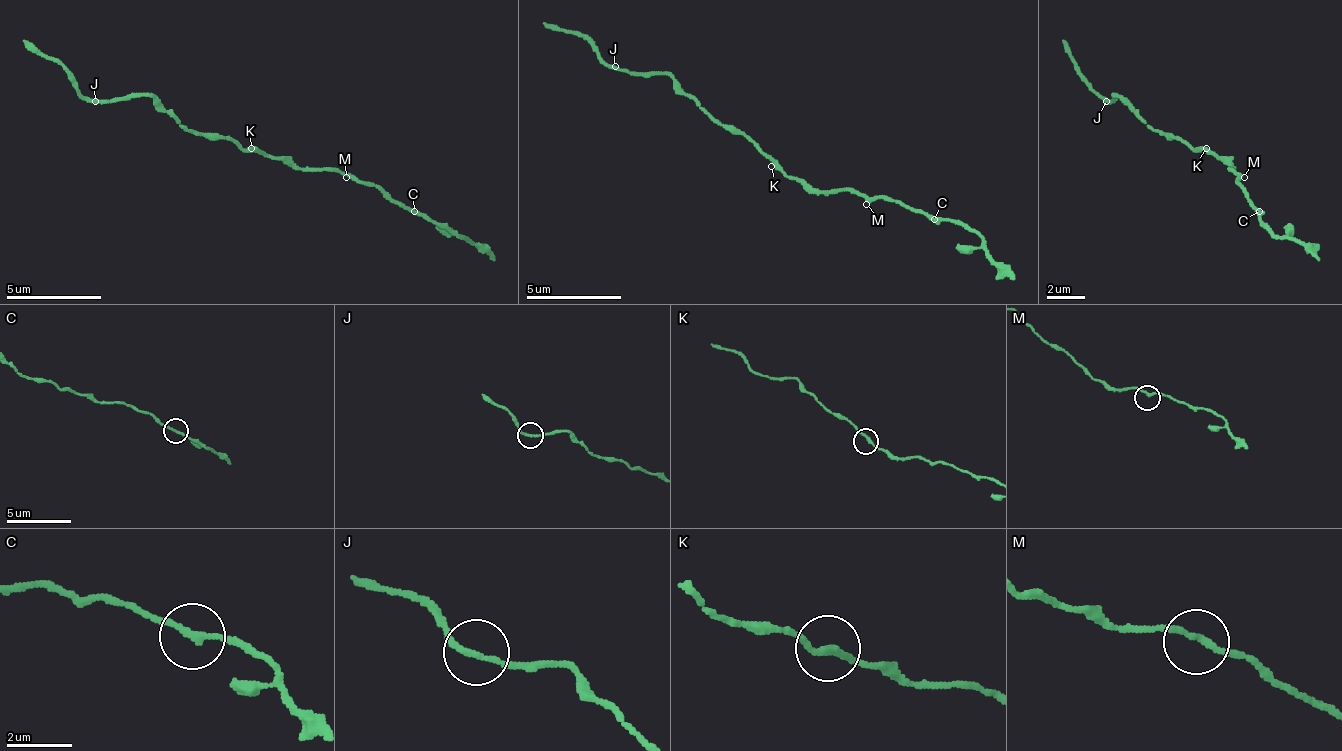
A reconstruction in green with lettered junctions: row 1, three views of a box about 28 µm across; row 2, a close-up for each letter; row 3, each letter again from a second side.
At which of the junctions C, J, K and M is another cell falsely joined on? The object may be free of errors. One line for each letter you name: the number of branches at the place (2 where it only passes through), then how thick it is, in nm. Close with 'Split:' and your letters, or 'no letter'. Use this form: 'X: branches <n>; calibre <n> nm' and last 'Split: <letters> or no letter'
C: branches 2; calibre 180 nm
Split: C

